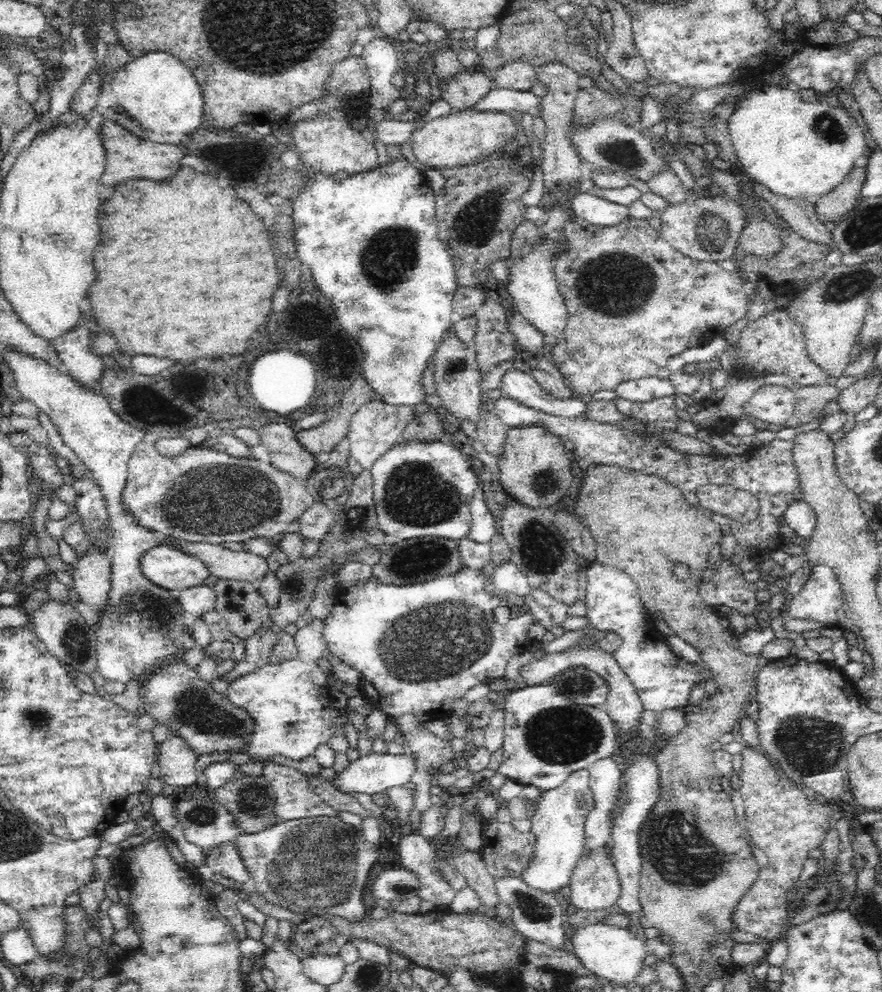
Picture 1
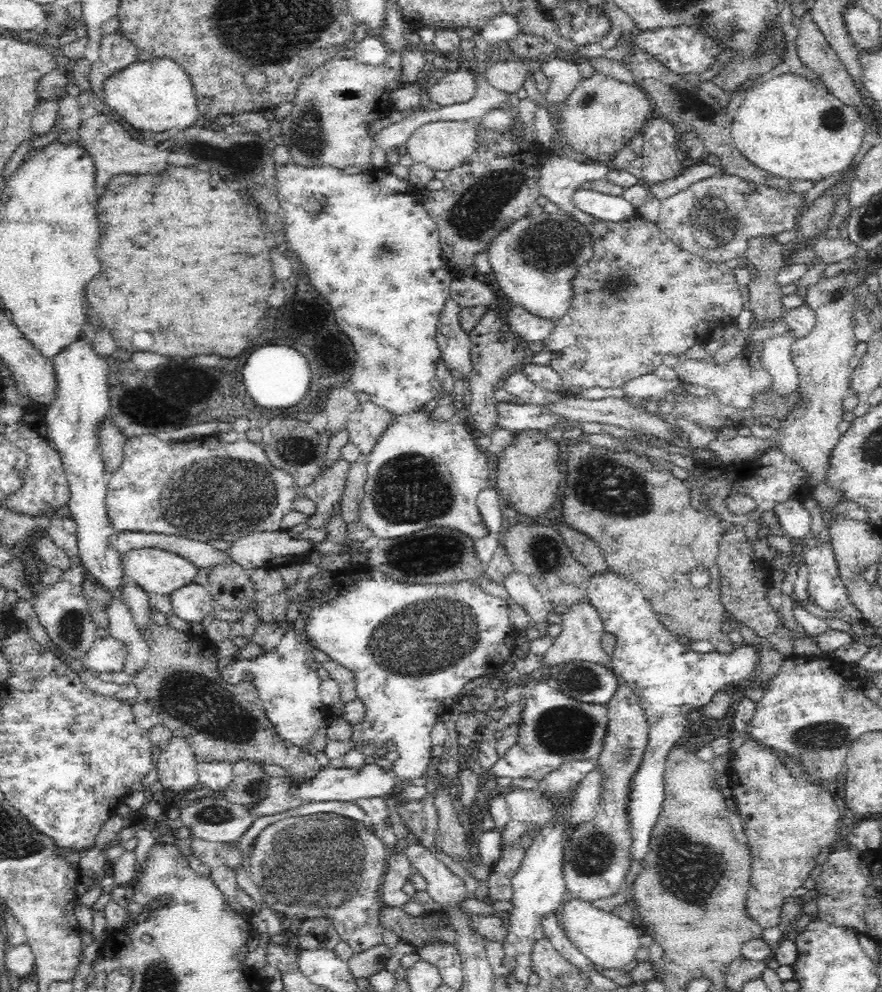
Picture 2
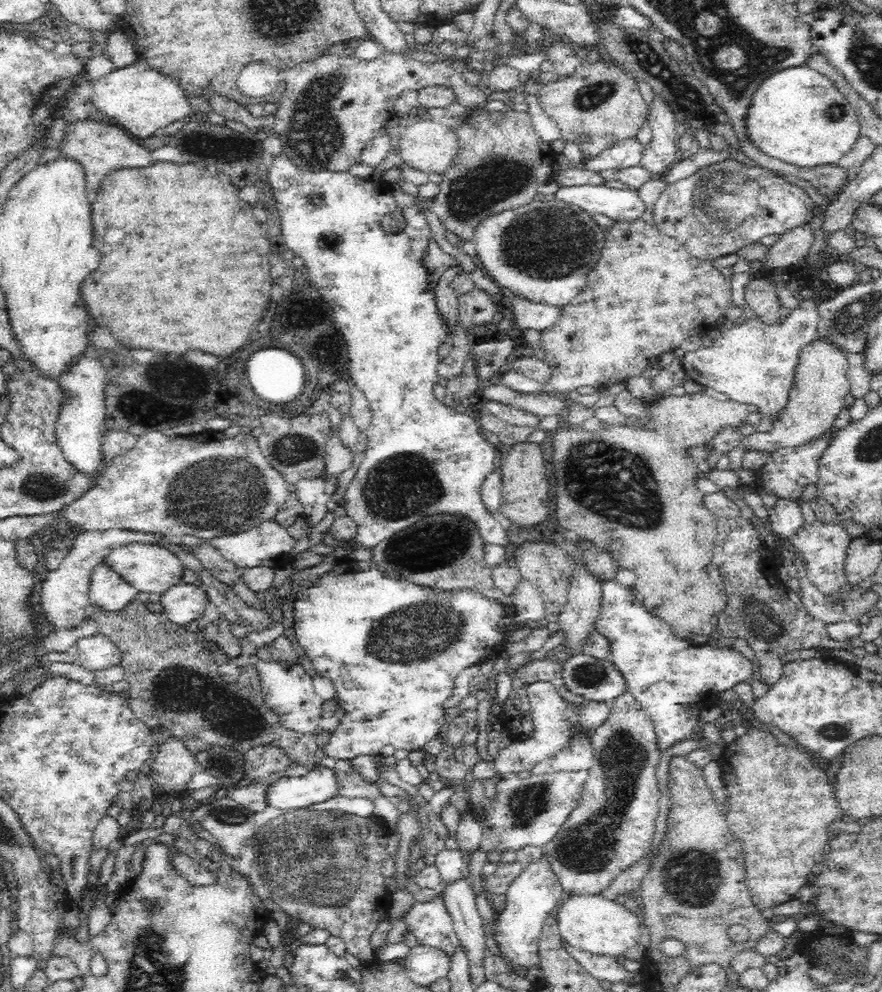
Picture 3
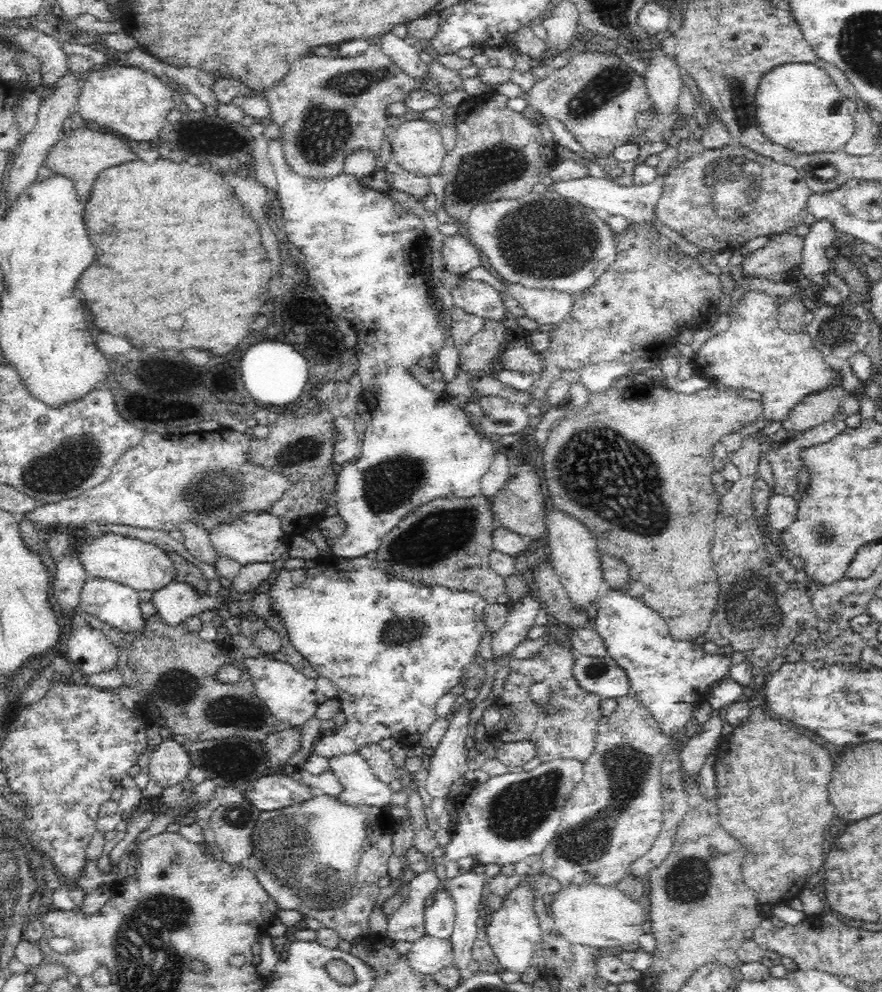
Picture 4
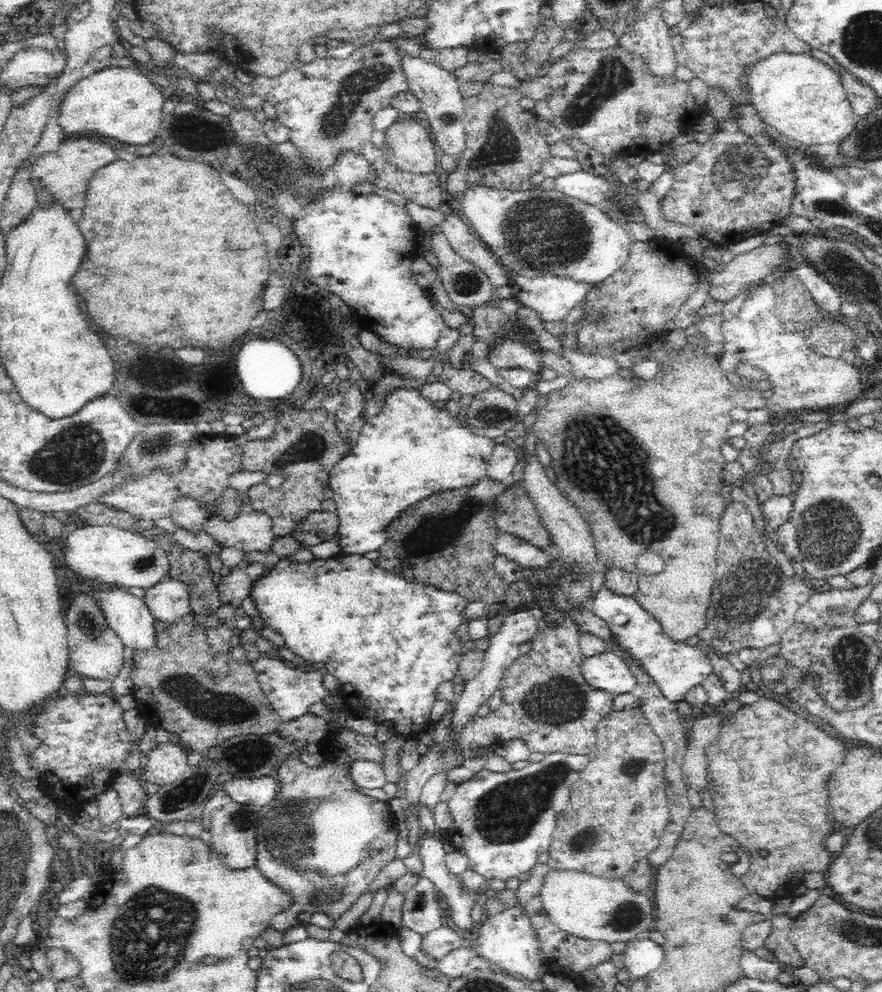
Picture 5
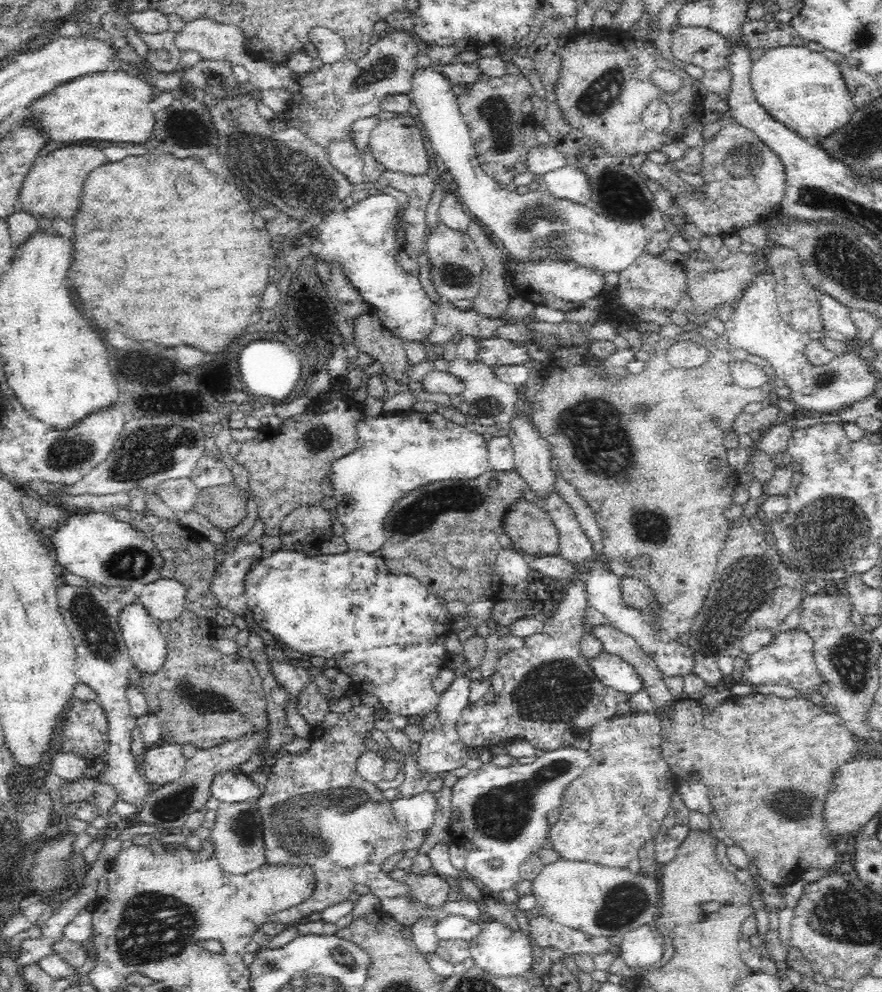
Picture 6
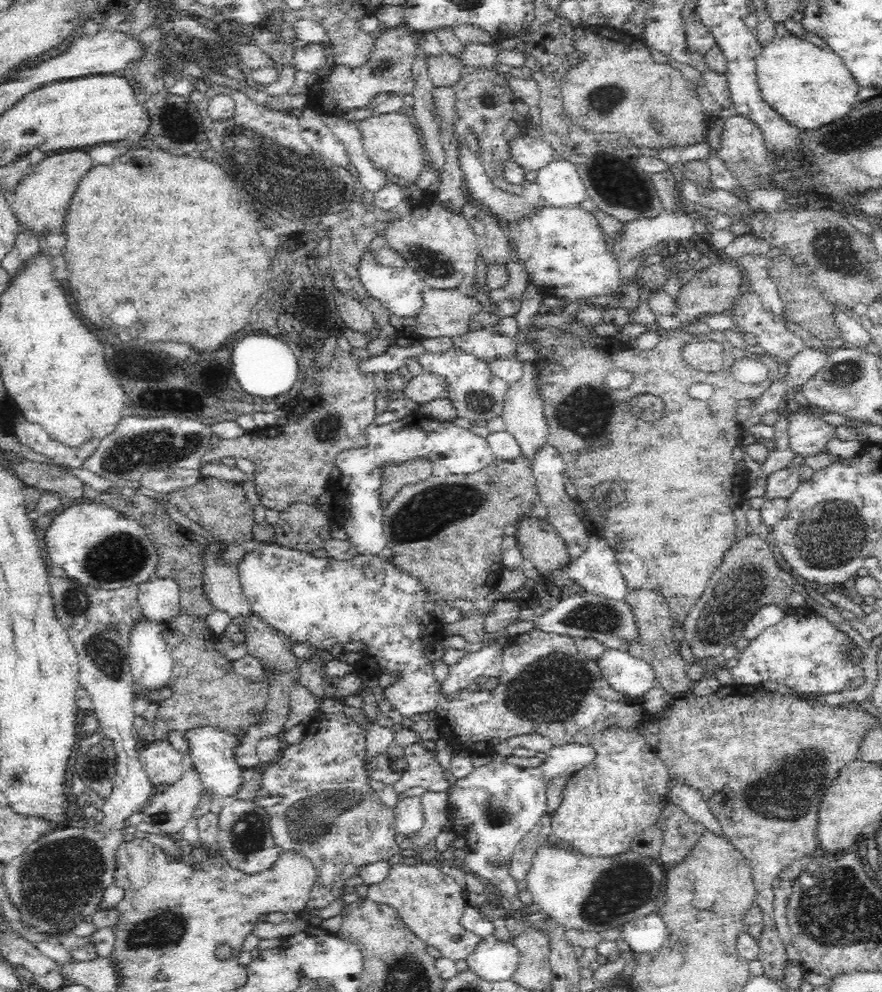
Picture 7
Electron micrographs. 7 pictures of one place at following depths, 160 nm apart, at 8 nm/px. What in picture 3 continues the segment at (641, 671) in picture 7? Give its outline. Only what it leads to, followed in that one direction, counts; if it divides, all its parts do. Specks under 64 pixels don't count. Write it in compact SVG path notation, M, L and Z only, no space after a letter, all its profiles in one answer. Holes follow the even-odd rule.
M572 652L571 657L565 660L562 678L570 691L584 696L588 701L596 700L608 703L610 706L618 696L627 691L624 675L614 666L614 663L607 658L600 660L580 652Z

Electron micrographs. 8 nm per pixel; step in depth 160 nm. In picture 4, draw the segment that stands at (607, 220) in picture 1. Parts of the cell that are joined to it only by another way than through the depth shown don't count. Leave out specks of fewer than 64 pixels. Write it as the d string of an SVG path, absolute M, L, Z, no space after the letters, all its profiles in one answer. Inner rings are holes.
M584 175L582 178L564 179L554 184L556 192L560 196L576 201L596 212L596 216L602 221L612 216L621 215L630 225L653 226L657 219L656 204L664 192L664 176L655 176L655 179L648 184L622 186L612 180L605 178L594 178L591 175Z

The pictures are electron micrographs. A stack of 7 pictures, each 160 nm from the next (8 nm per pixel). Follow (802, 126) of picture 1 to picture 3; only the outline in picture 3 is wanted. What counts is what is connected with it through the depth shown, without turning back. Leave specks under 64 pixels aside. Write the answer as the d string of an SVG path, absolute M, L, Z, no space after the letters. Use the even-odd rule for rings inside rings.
M808 65L764 78L748 110L748 137L768 155L798 166L838 163L861 138L856 109L842 91Z

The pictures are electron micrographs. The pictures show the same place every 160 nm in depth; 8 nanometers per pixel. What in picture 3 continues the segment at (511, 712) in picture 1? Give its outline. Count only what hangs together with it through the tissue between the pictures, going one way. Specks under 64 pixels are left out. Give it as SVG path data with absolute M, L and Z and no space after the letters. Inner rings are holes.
M533 682L528 685L526 696L529 698L529 707L534 721L534 735L524 741L514 740L510 746L504 748L493 760L494 767L501 775L507 772L519 773L534 768L538 762L551 757L559 751L569 739L572 726L584 726L590 734L608 718L611 706L608 703L596 700L585 703L580 709L564 703L561 694L551 682Z

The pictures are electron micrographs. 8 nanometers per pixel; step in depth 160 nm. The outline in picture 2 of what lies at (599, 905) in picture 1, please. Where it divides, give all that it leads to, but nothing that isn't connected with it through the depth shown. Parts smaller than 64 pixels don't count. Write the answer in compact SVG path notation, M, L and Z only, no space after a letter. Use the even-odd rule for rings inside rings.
M587 594L582 595L562 613L560 626L562 626L560 634L554 638L549 649L543 654L542 664L545 667L550 668L557 664L579 660L604 664L611 669L613 665L612 658L605 653L601 645L601 636L605 633L602 617L600 617L596 606L592 605L592 601L590 601ZM619 675L618 680L619 689L606 704L609 723L602 739L601 751L594 758L597 761L597 773L601 774L600 804L591 819L571 826L561 858L566 889L572 899L586 902L595 902L620 892L633 861L634 829L628 809L632 792L630 786L636 772L640 770L648 746L649 722L633 690Z

